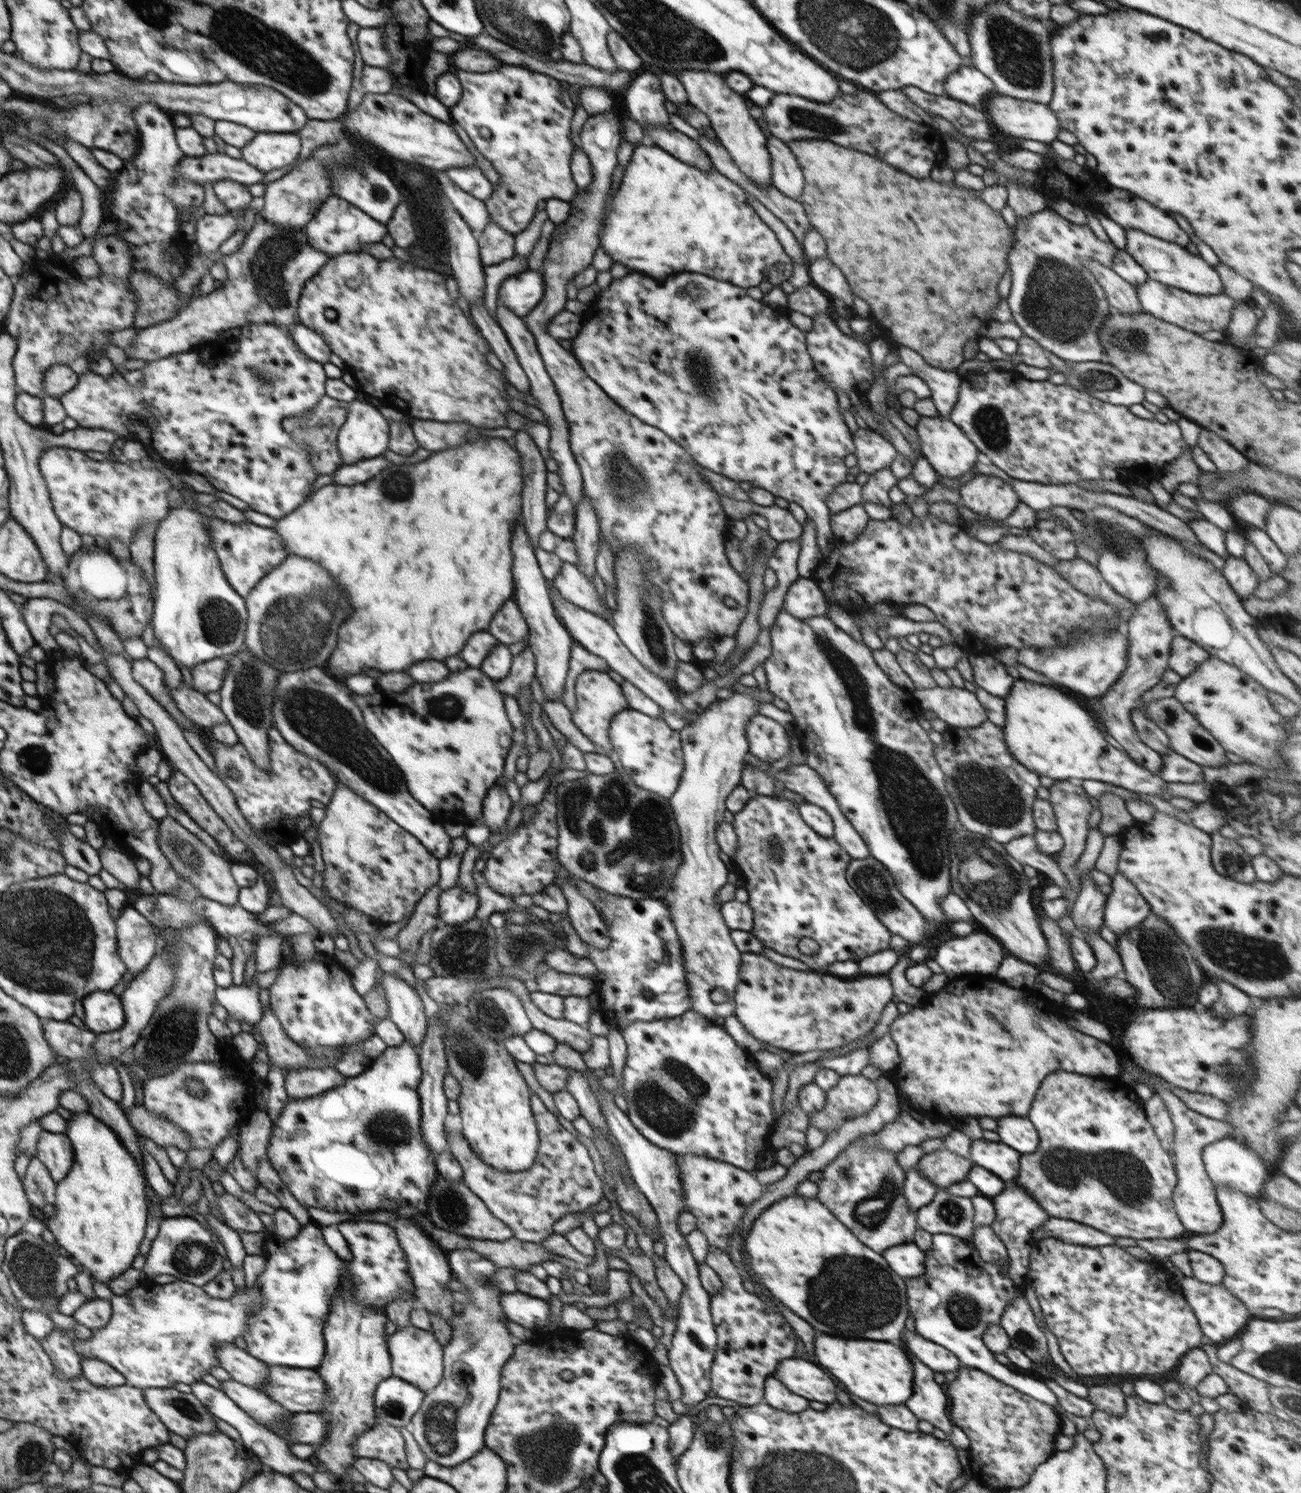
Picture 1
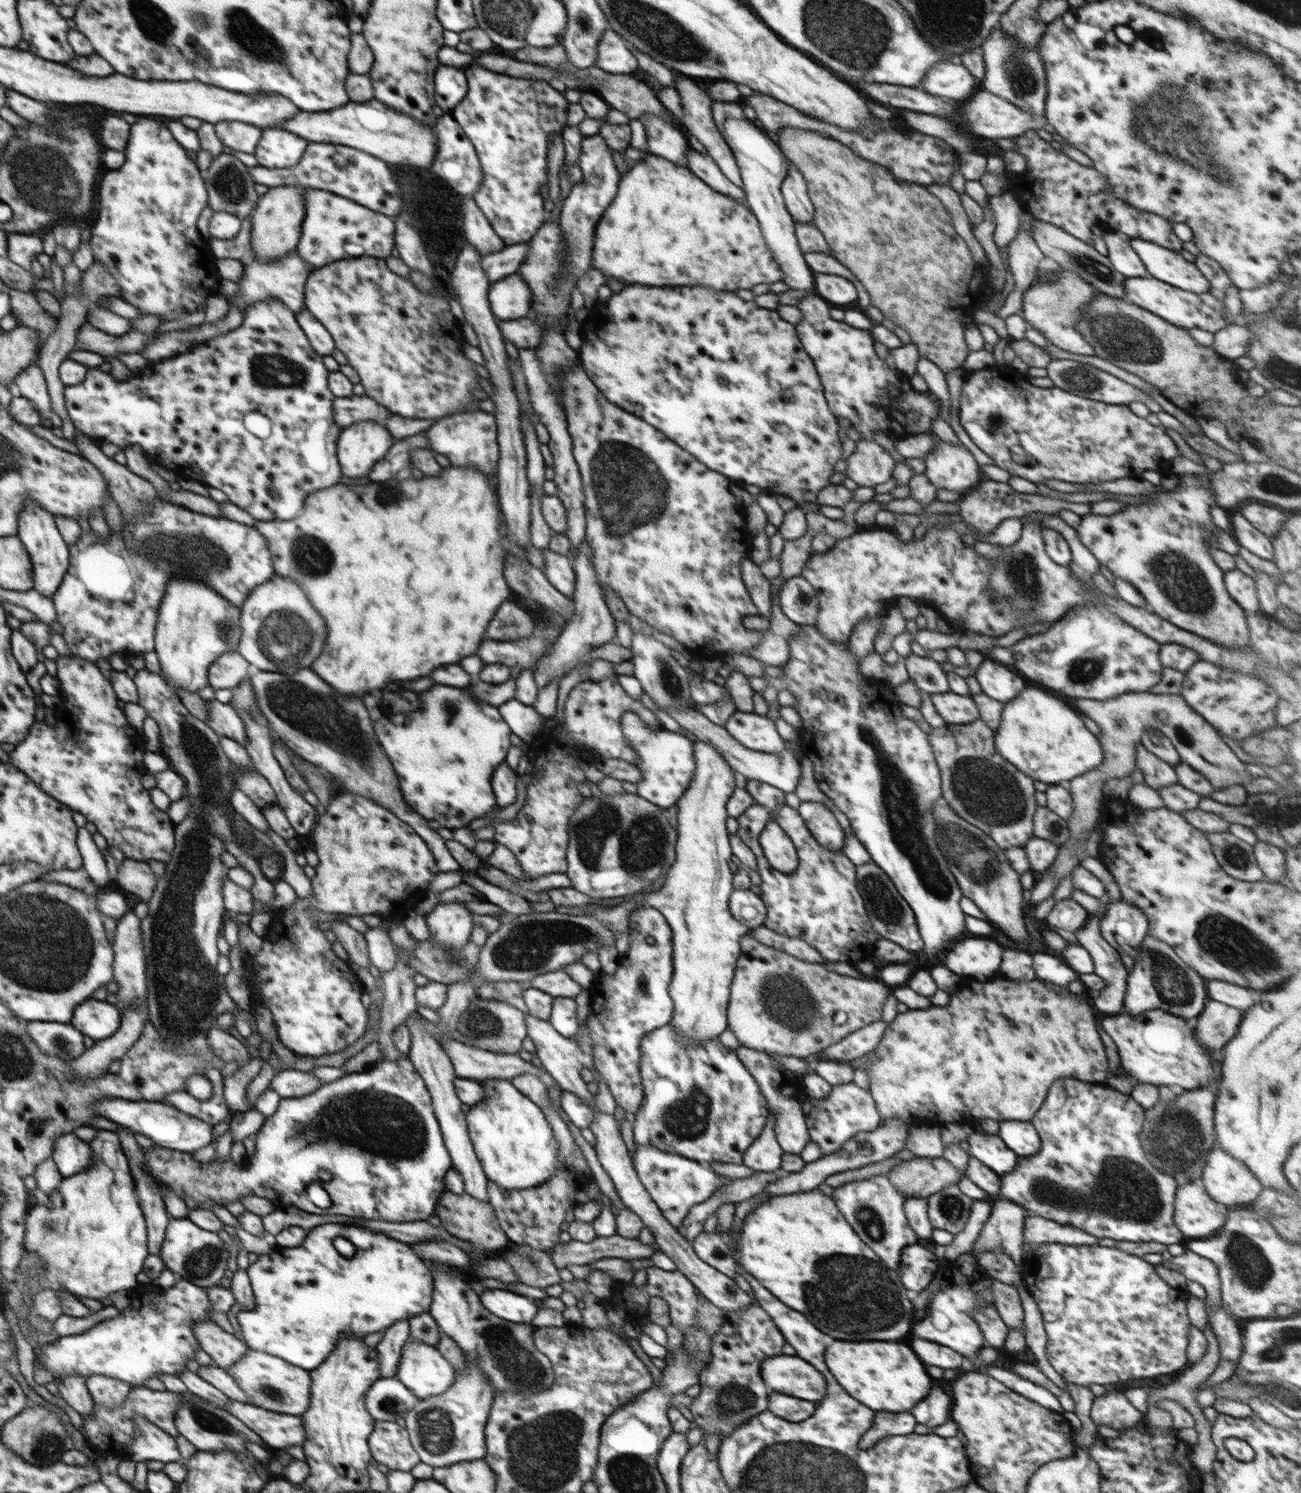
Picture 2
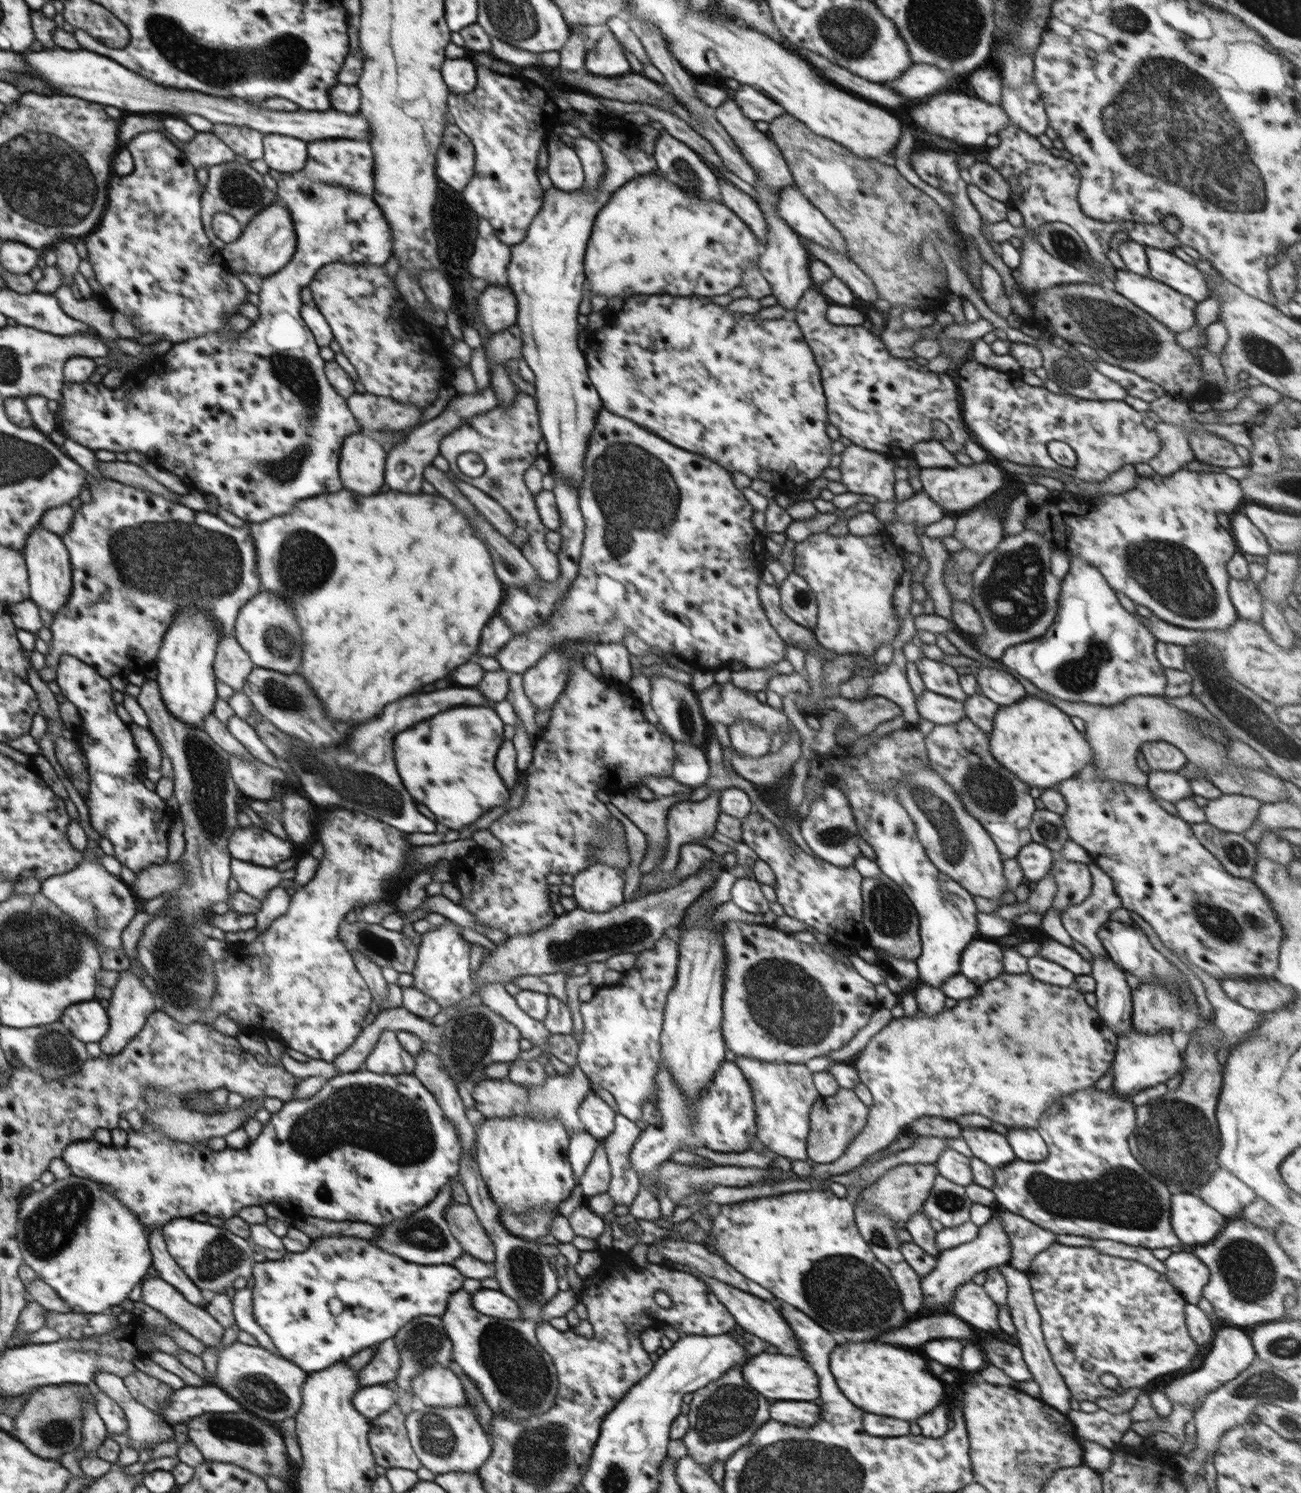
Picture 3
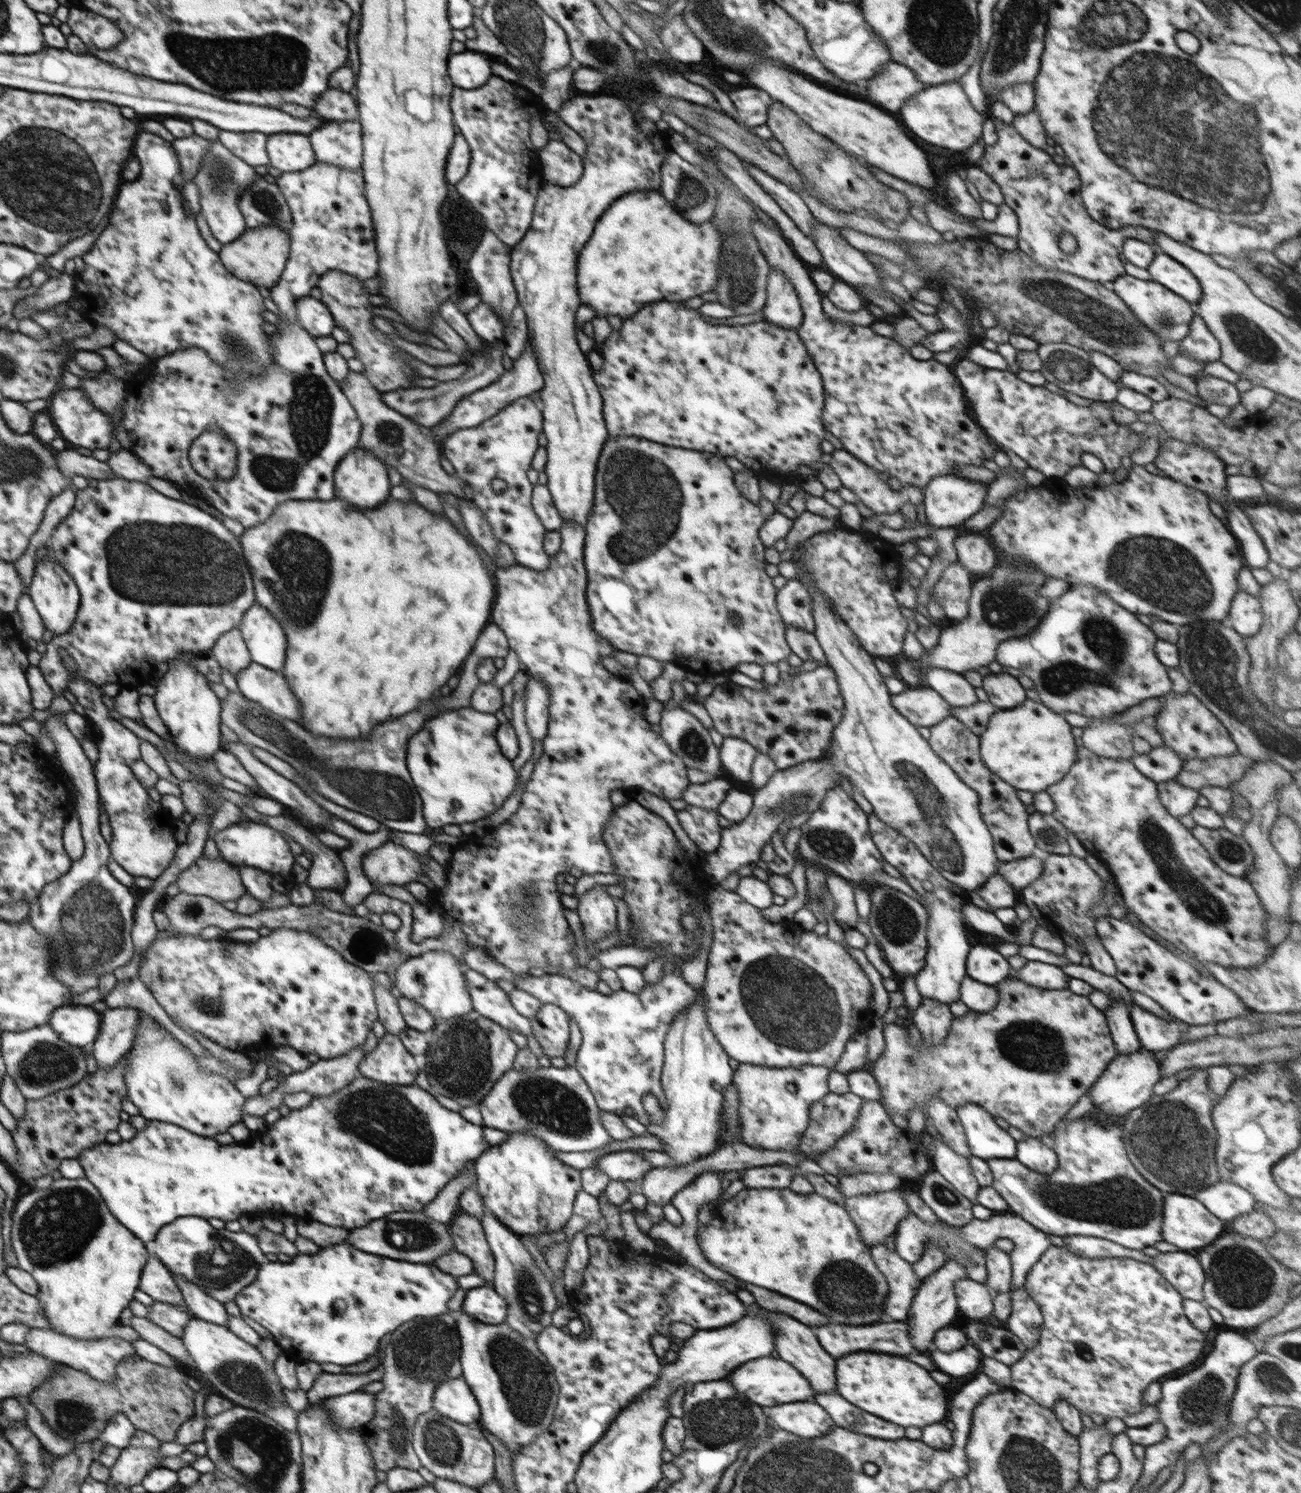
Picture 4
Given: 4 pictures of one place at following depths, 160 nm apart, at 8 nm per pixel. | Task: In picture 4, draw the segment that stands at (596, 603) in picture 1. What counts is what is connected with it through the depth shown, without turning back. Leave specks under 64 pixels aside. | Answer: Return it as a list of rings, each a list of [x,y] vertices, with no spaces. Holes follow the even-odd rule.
[[[530,396],[522,397],[508,404],[498,414],[480,425],[468,429],[456,430],[454,434],[442,442],[442,455],[445,456],[454,467],[456,475],[472,487],[471,501],[484,513],[488,524],[491,526],[494,537],[500,543],[507,544],[514,553],[516,564],[525,566],[530,570],[546,570],[551,557],[543,548],[543,539],[547,530],[534,512],[531,496],[533,485],[528,479],[528,470],[532,467],[534,455],[538,451],[538,435],[543,432],[543,417],[541,407],[534,403]],[[500,479],[506,482],[506,488],[501,492],[492,489],[492,480]]]

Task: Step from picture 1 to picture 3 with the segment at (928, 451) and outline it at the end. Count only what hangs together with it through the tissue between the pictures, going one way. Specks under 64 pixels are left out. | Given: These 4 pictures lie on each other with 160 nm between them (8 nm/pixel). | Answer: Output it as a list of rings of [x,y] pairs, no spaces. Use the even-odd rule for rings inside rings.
[[[990,460],[990,462],[975,463],[970,466],[958,464],[958,467],[952,468],[921,468],[919,478],[922,489],[940,506],[944,514],[956,517],[985,504],[989,497],[1000,491],[1006,482],[1006,473],[996,462]]]

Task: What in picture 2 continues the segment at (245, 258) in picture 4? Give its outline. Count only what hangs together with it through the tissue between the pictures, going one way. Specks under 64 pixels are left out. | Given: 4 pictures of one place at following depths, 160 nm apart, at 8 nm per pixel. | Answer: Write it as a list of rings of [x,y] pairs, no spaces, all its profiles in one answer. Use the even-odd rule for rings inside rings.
[[[297,184],[269,187],[269,191],[259,197],[251,213],[251,249],[255,258],[262,262],[274,262],[297,250],[301,235],[301,224],[306,215],[305,187]]]

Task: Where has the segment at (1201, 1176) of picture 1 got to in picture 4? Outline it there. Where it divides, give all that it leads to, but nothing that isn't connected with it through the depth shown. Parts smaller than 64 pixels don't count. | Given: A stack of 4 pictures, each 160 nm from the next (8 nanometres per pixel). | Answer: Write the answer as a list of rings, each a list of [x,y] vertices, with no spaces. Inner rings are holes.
[[[1182,1194],[1164,1196],[1162,1238],[1180,1251],[1212,1244],[1224,1232],[1224,1221],[1216,1218],[1197,1198]]]

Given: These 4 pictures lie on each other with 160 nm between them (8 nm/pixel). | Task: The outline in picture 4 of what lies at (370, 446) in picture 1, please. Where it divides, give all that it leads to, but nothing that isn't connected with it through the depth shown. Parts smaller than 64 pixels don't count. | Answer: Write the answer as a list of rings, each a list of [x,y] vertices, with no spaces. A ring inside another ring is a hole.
[[[356,446],[339,462],[334,474],[335,496],[349,502],[354,508],[378,508],[391,498],[391,483],[387,467],[377,456]]]

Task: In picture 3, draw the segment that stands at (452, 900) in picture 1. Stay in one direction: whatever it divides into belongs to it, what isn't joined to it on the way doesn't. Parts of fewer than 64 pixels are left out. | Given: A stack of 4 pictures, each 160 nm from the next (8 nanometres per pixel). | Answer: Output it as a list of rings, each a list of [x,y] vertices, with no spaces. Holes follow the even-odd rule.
[[[448,920],[448,923],[421,937],[418,956],[416,956],[416,968],[411,972],[412,987],[416,987],[416,990],[436,1000],[444,1009],[448,1006],[457,1006],[461,1000],[470,998],[474,992],[469,964],[472,944],[460,933],[460,926]]]

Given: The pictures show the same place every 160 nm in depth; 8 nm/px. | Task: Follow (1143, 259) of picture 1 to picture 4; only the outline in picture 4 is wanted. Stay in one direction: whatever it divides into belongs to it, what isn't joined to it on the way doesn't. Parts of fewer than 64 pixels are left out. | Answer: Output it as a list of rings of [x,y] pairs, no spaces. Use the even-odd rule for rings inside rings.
[[[1159,250],[1157,252],[1147,268],[1153,280],[1195,305],[1202,296],[1198,279],[1188,268],[1170,258],[1168,254],[1164,252],[1160,254]]]

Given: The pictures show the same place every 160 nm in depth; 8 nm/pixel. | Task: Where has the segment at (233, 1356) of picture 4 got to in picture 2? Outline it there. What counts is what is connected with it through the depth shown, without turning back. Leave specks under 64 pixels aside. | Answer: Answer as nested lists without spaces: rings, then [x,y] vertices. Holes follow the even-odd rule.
[[[248,1349],[230,1370],[226,1371],[246,1393],[253,1406],[276,1412],[300,1416],[310,1406],[312,1378],[308,1370],[292,1366],[283,1358],[272,1356],[264,1351]]]

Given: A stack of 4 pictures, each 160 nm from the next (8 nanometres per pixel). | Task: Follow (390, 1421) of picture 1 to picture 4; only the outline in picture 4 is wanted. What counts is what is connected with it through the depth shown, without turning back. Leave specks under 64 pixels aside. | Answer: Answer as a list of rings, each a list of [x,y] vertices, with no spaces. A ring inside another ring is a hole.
[[[357,1391],[326,1400],[329,1418],[336,1427],[360,1430],[376,1414],[376,1394]]]

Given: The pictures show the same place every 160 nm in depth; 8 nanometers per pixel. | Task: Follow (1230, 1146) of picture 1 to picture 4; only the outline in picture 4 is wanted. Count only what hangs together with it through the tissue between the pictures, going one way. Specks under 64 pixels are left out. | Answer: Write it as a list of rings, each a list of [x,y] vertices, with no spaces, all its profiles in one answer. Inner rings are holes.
[[[1219,1180],[1206,1190],[1196,1192],[1196,1198],[1216,1218],[1230,1224],[1255,1209],[1256,1199],[1247,1190],[1230,1181]]]

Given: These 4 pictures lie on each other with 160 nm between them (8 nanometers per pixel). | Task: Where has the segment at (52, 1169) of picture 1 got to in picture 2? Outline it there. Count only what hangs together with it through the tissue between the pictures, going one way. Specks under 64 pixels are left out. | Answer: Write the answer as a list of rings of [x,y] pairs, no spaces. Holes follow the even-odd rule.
[[[74,1133],[63,1134],[58,1139],[52,1158],[60,1175],[66,1178],[86,1173],[92,1167],[93,1150]]]

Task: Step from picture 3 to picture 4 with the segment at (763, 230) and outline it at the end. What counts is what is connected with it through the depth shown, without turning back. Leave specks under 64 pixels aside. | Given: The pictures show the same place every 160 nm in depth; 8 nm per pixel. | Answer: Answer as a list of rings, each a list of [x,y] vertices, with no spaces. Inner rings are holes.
[[[760,219],[752,221],[751,229],[761,252],[768,258],[769,266],[783,272],[797,292],[803,314],[797,333],[823,380],[822,417],[825,431],[842,441],[843,450],[874,469],[876,473],[887,472],[890,477],[897,478],[903,487],[912,485],[922,492],[934,477],[959,476],[954,474],[954,467],[983,467],[986,460],[993,460],[999,449],[972,417],[962,385],[958,377],[950,371],[950,366],[945,366],[933,358],[916,360],[910,350],[893,338],[874,333],[870,327],[829,319],[821,303],[823,294],[816,288],[810,276],[810,267],[795,254],[780,231],[770,229]]]

